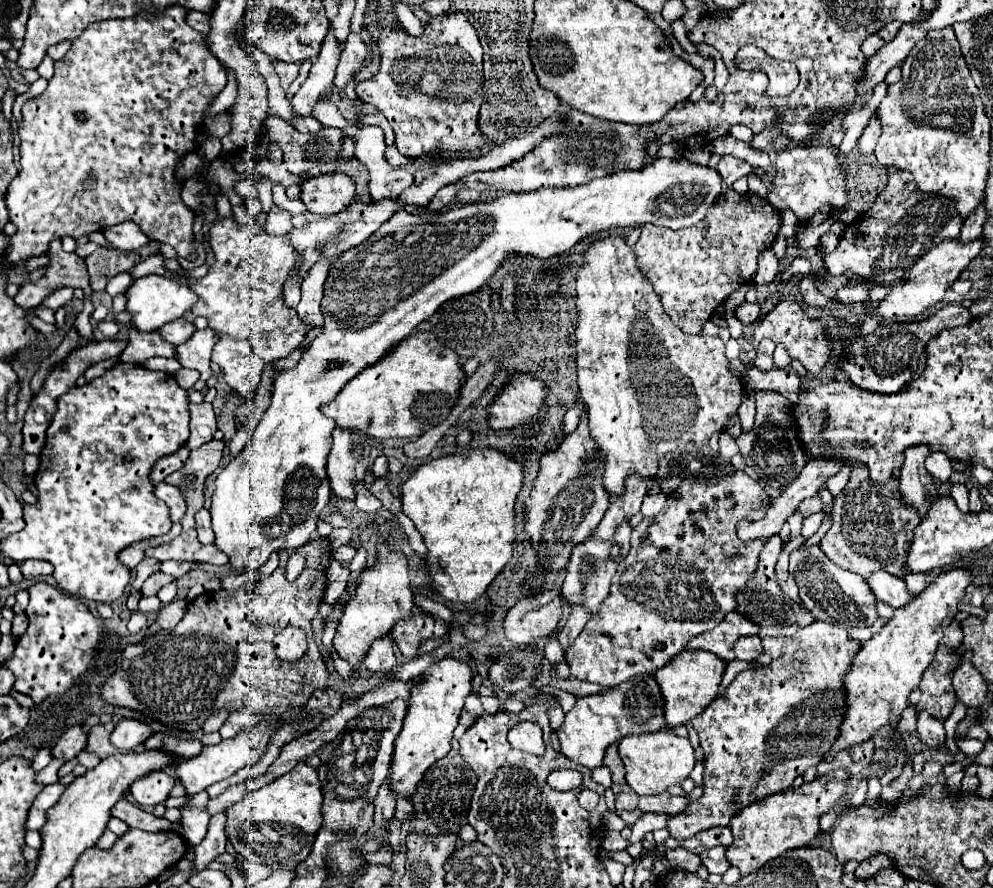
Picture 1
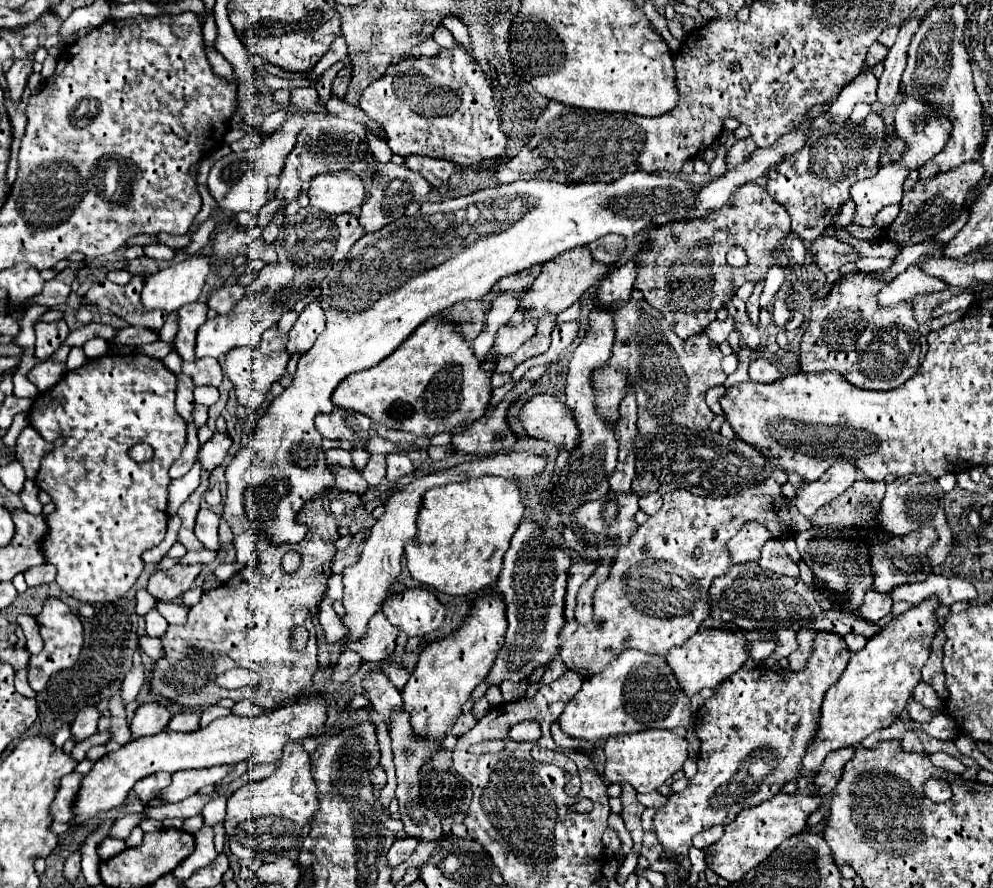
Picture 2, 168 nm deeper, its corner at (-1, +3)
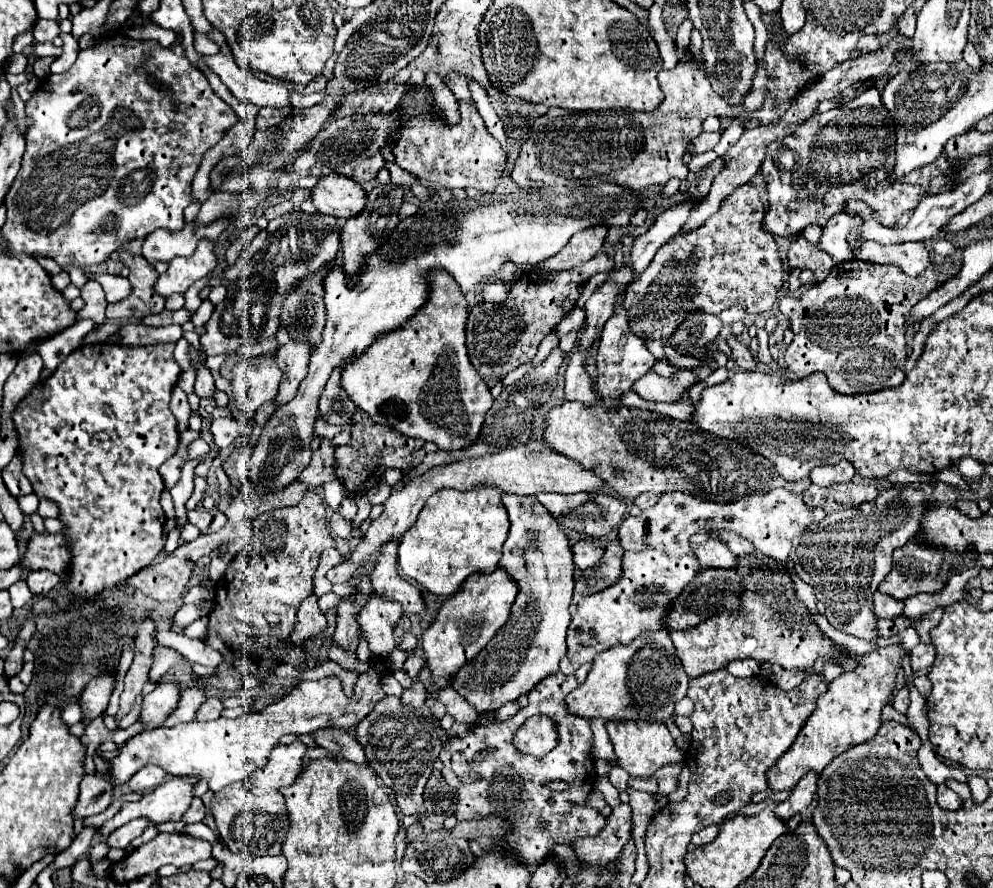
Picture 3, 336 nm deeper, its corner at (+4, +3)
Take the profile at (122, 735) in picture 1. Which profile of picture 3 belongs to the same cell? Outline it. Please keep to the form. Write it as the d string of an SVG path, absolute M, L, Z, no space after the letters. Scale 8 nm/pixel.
M161 683L151 693L145 695L141 721L147 725L147 729L161 727L167 715L175 711L175 707L179 705L179 697L181 697L179 691L181 689L177 683Z

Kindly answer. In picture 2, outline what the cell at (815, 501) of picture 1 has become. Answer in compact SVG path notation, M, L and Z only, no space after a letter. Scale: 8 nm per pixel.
M852 463L832 465L820 479L808 483L794 499L798 511L812 517L822 505L842 495L856 481L856 467Z

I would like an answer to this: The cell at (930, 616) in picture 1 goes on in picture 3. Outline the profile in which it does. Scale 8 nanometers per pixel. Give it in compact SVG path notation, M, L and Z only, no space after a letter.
M901 645L875 649L873 653L857 657L859 671L845 671L829 683L827 693L817 699L817 707L799 733L799 739L795 739L789 751L785 751L785 755L781 755L781 759L777 759L777 763L767 769L767 785L773 793L793 789L807 771L821 773L831 763L831 759L853 745L865 743L879 731L881 707L893 697L895 675L905 655L907 653Z

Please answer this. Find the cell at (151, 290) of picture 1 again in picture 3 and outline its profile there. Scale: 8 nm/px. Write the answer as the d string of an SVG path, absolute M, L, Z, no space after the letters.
M201 239L199 247L191 257L175 257L169 263L167 273L155 283L159 295L169 297L173 293L185 293L197 279L207 277L217 267L217 257L213 253L215 243L211 239Z

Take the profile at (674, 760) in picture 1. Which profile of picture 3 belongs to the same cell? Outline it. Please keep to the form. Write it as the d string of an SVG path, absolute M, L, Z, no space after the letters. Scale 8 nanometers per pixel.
M607 721L607 733L611 737L617 765L623 767L633 777L651 777L657 769L667 763L683 761L683 753L675 747L675 741L661 721Z

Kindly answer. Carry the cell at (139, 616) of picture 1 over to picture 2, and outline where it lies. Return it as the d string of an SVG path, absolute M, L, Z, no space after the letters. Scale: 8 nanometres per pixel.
M142 635L142 637L138 639L138 645L140 645L140 649L142 649L148 657L152 657L152 659L158 659L158 657L160 657L160 639Z

